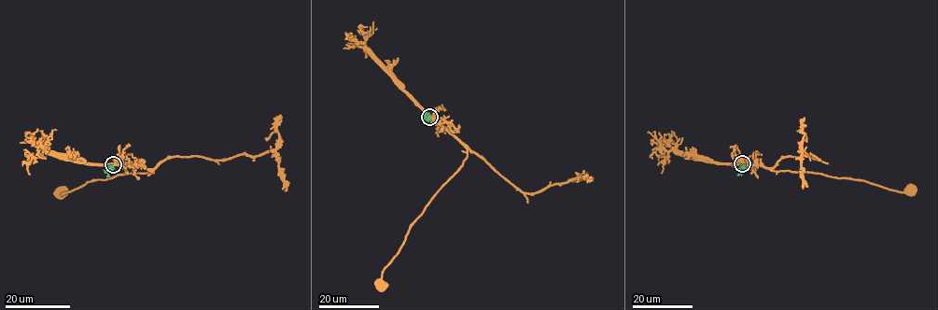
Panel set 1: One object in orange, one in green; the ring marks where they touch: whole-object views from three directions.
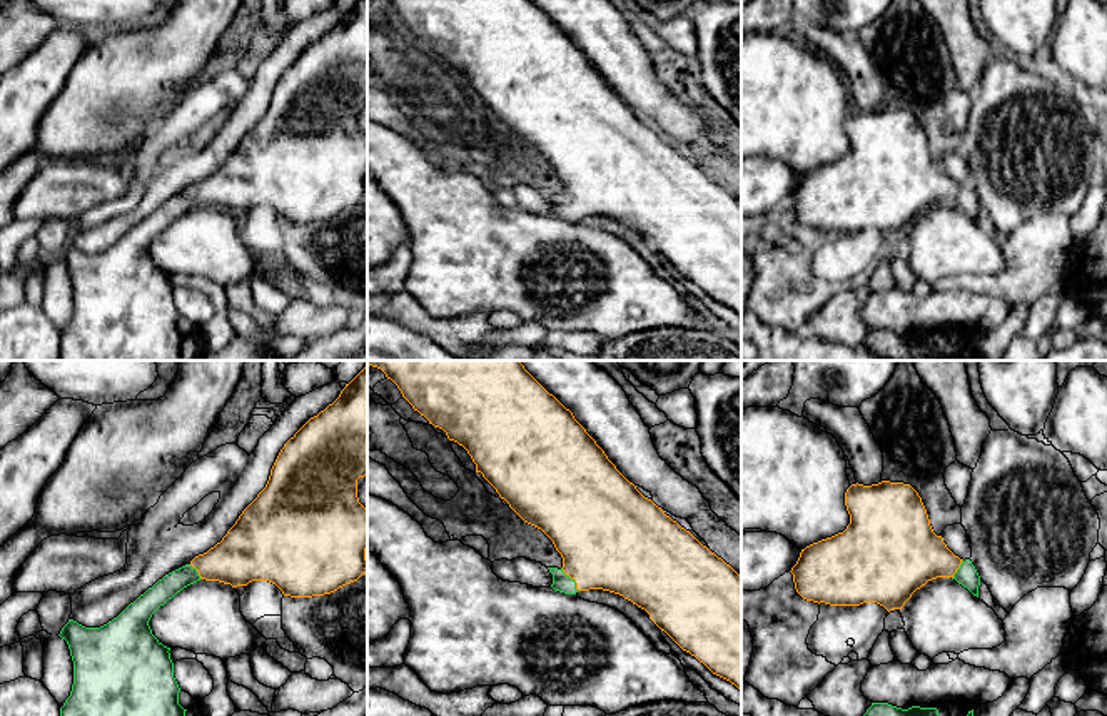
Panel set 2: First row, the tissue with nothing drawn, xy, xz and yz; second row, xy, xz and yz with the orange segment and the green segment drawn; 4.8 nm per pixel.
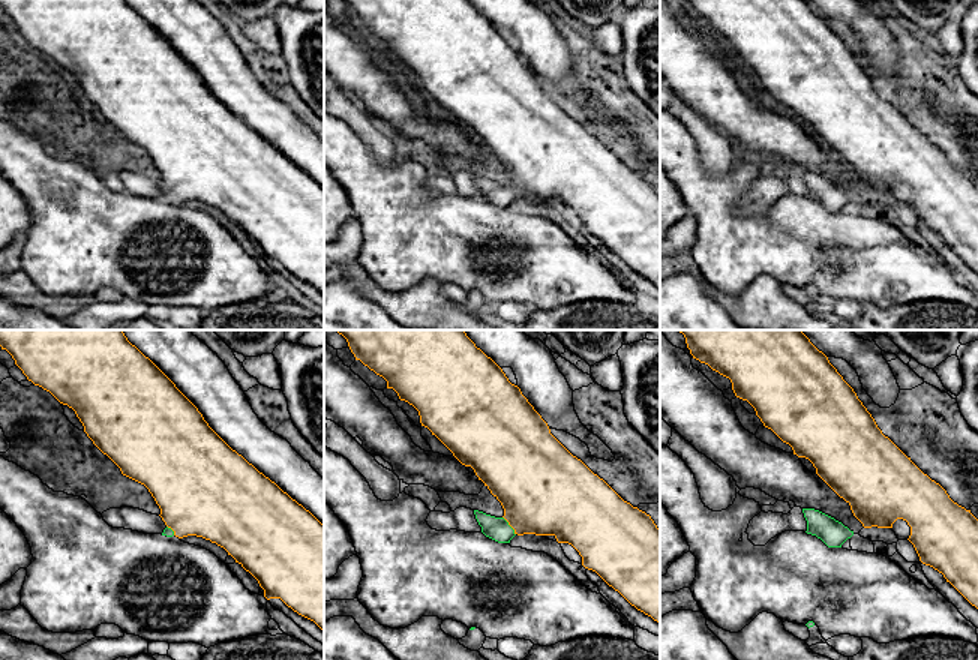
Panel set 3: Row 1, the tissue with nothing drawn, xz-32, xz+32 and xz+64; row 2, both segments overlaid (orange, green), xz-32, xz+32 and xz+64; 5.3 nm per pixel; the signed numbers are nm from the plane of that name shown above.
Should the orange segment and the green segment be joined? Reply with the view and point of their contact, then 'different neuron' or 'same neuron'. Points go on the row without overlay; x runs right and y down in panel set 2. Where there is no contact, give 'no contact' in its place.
contact xz (571, 204); same neuron

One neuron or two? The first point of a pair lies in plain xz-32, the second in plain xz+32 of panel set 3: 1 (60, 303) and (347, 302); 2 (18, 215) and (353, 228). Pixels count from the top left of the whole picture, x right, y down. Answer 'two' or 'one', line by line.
1: two
2: two

